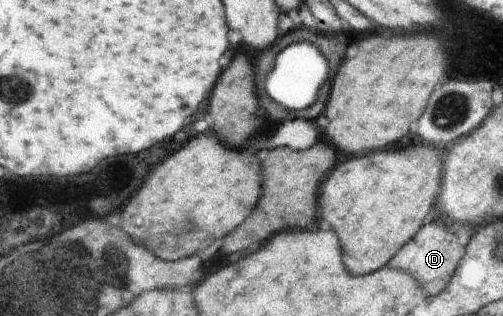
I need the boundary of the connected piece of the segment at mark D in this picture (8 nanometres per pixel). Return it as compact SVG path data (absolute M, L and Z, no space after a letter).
M433 221L433 223L425 225L409 243L405 243L399 249L399 253L389 261L389 267L399 267L403 271L411 271L411 275L415 275L423 283L423 287L429 295L437 295L439 291L443 291L447 287L451 275L455 273L455 267L459 265L459 261L463 257L463 251L463 245L459 245L457 235L449 233L441 221Z

